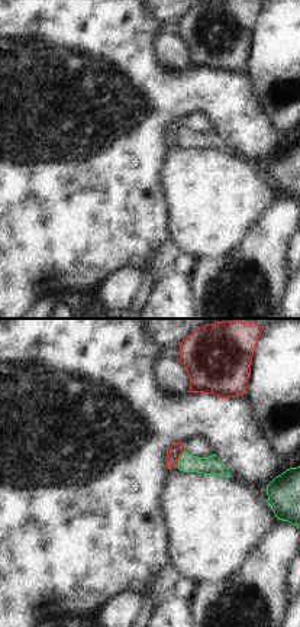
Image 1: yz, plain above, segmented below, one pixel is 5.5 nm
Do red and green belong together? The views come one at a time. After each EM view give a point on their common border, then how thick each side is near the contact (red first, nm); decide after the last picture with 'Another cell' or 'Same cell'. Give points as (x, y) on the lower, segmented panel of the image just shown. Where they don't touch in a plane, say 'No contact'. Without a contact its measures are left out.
Touches red at (178, 458). Thickness 80 nm (red) against 110 nm.

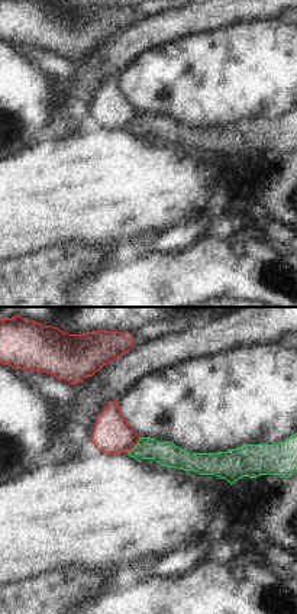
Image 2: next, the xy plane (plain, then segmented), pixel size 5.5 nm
Touches red at (135, 445). Thickness 220 nm (red) against 140 nm.

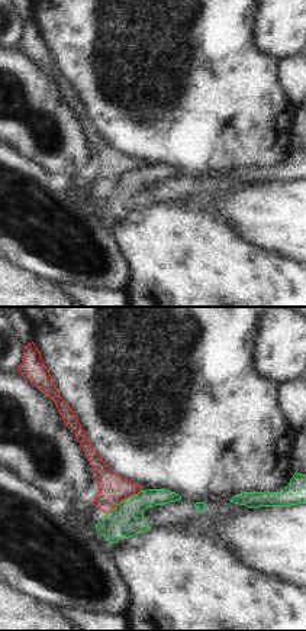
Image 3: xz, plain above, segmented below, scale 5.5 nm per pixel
Touches red at (123, 500). Thickness 160 nm (red) against 190 nm.

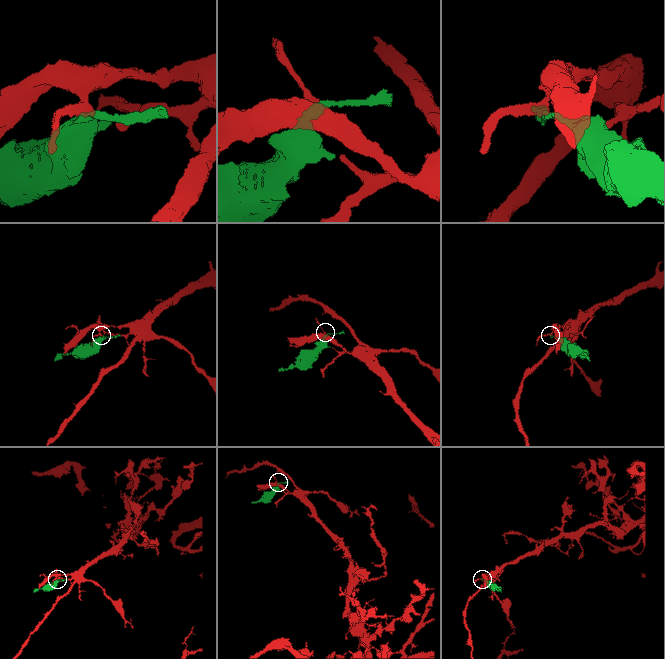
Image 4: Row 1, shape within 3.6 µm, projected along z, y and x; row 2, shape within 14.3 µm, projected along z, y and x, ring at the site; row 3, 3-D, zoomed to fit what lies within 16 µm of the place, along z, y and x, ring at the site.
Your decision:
Another cell.

